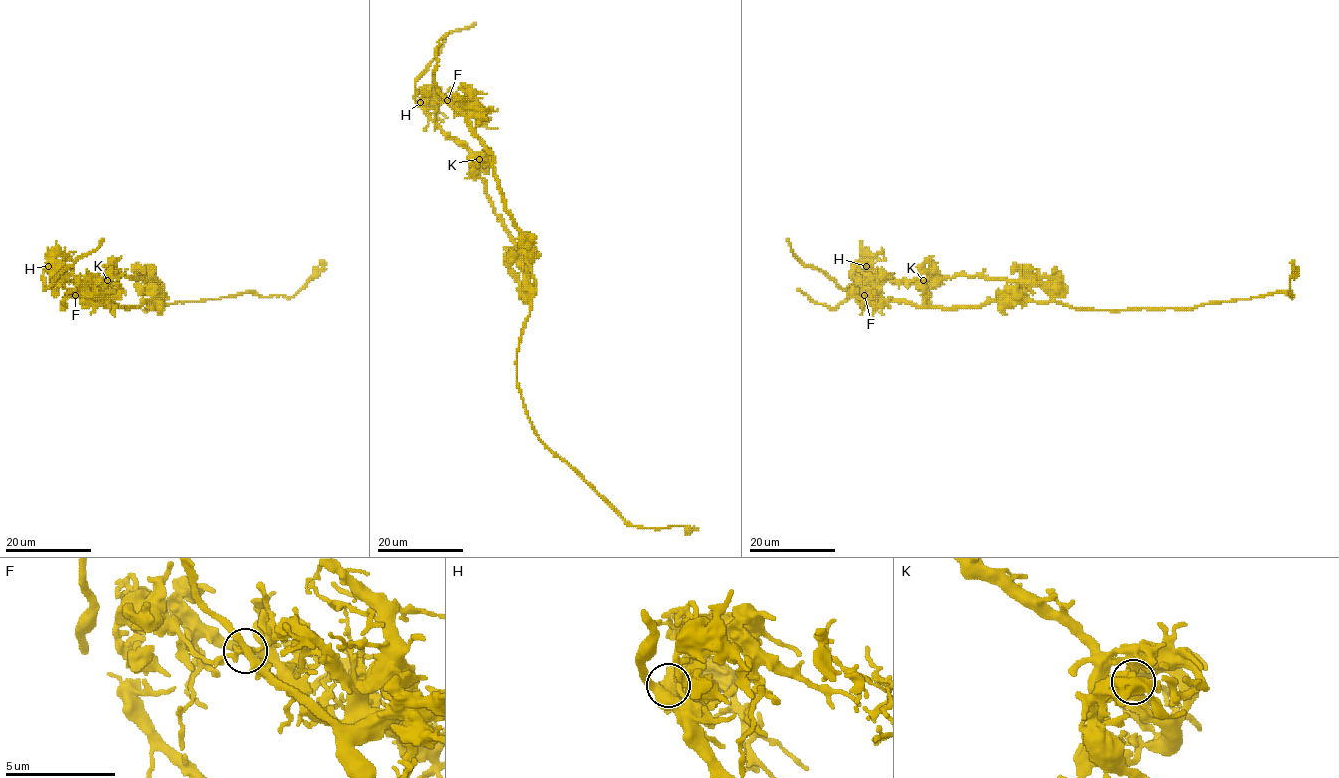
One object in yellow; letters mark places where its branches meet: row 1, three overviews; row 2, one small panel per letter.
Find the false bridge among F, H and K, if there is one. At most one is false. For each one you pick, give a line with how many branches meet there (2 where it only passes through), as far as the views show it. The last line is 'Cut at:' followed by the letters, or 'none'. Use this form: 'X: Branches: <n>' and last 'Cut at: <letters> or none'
F: Branches: 5
Cut at: F

